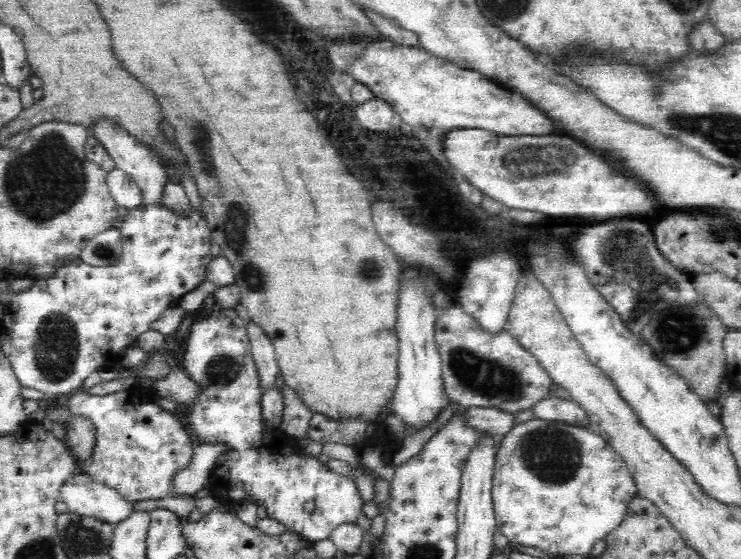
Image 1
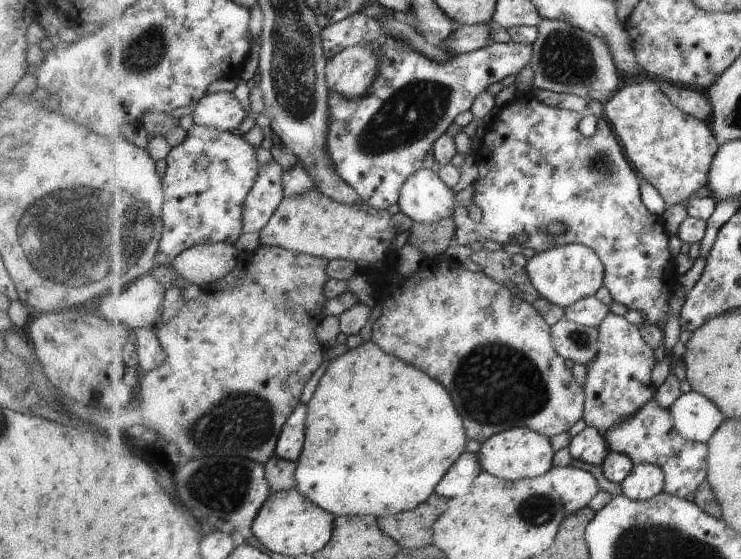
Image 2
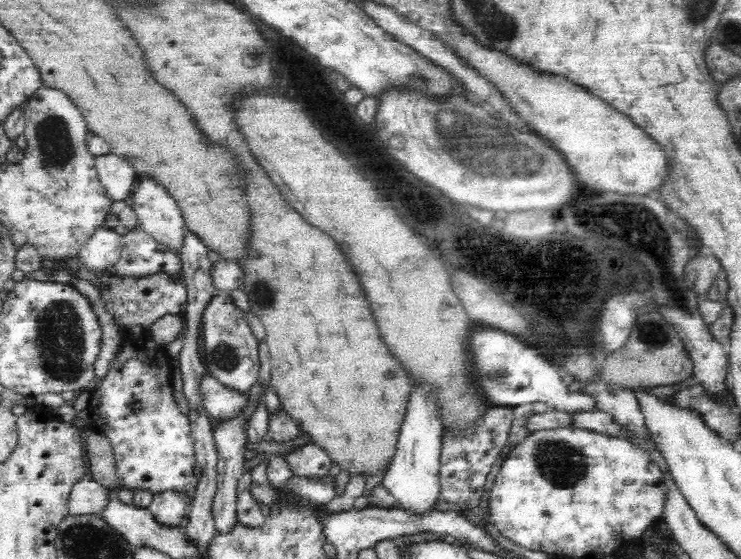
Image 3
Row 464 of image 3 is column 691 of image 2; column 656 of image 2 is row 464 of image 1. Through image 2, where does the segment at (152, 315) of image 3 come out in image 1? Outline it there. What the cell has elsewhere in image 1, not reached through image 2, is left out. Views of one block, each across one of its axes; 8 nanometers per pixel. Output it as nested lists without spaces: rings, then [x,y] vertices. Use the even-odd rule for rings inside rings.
[[[128,384],[106,396],[76,390],[68,398],[70,411],[88,418],[95,427],[90,456],[83,459],[82,467],[78,469],[94,482],[117,490],[126,502],[166,497],[174,474],[190,462],[193,453],[194,443],[185,426],[153,399],[153,392],[147,384]]]

